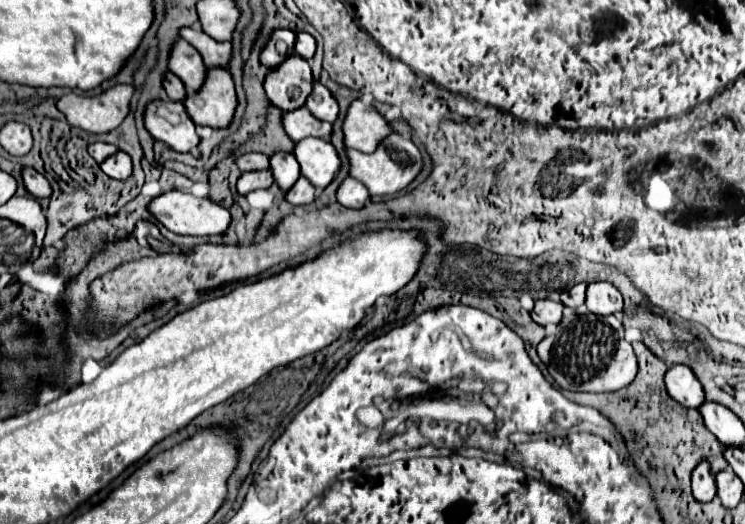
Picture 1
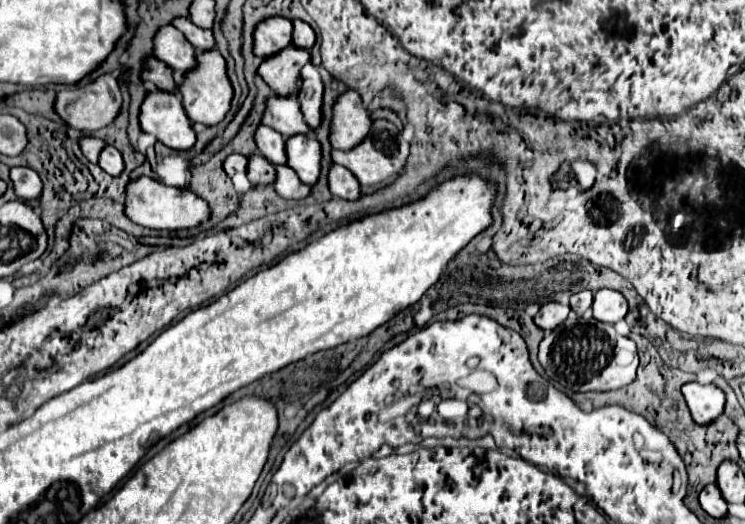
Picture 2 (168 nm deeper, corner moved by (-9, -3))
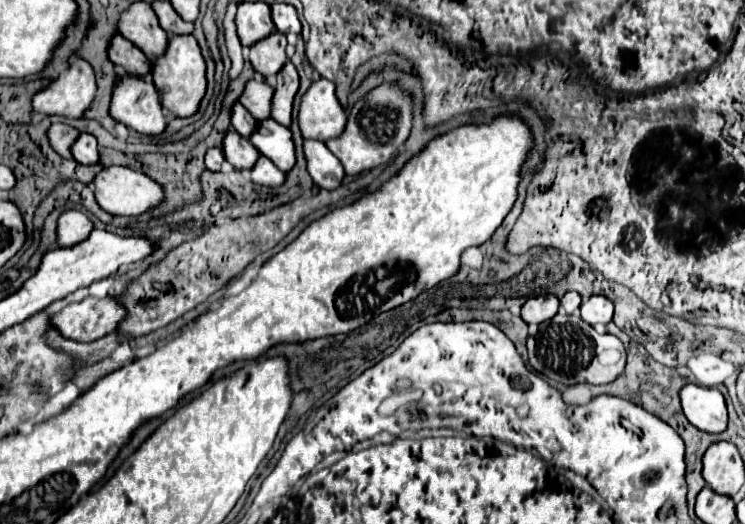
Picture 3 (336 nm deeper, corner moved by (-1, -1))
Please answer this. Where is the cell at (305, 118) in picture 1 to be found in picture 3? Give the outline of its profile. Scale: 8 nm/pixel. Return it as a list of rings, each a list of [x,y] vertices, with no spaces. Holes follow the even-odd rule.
[[[250,80],[244,88],[244,94],[240,96],[240,104],[256,118],[256,120],[266,120],[270,118],[272,112],[272,96],[274,88],[268,82],[262,80]]]

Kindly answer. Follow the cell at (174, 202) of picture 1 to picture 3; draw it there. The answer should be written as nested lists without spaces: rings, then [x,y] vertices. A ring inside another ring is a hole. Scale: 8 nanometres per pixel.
[[[126,166],[104,168],[94,178],[94,194],[100,208],[112,216],[140,216],[144,212],[150,212],[164,200],[164,188],[156,180],[146,178],[146,174],[126,168]]]

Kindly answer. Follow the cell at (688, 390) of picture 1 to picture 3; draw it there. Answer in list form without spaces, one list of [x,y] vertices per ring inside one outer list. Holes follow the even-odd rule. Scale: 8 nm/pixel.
[[[686,384],[680,390],[684,416],[692,426],[704,432],[722,432],[728,424],[726,402],[720,390]]]

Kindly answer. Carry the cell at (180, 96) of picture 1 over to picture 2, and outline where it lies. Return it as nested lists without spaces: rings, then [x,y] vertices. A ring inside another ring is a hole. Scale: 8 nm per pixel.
[[[154,56],[144,60],[140,78],[142,78],[142,82],[152,82],[158,90],[166,90],[166,92],[174,92],[176,90],[176,82],[172,78],[170,66],[162,64],[162,60],[158,60]]]

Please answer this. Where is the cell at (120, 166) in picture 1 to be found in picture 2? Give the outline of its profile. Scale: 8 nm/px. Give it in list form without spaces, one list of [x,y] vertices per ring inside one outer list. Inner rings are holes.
[[[106,146],[102,148],[100,156],[98,156],[98,166],[110,174],[110,176],[118,176],[124,170],[124,162],[122,162],[122,154],[114,148],[114,146]]]

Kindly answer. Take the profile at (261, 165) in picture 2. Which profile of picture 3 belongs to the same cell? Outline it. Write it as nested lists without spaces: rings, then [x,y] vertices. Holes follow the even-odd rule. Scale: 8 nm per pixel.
[[[228,132],[224,138],[224,156],[236,170],[252,170],[260,152],[236,132]]]

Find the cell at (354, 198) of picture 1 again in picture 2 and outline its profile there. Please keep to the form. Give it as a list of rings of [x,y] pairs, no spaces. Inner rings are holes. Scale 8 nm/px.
[[[332,164],[328,170],[328,188],[332,196],[344,198],[344,200],[356,200],[360,198],[360,182],[354,174],[348,172],[348,168],[342,168],[340,164]]]

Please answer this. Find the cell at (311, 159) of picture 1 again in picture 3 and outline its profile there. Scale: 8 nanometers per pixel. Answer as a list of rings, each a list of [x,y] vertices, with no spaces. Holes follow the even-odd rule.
[[[268,118],[258,124],[258,130],[250,136],[250,142],[260,150],[260,154],[268,156],[282,172],[290,172],[296,164],[294,156],[294,140],[290,128]]]

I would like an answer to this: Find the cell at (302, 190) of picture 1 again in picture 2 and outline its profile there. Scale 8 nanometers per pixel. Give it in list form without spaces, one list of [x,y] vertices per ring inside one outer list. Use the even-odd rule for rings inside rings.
[[[274,166],[276,168],[276,192],[286,200],[302,200],[310,194],[310,186],[302,184],[290,166]]]

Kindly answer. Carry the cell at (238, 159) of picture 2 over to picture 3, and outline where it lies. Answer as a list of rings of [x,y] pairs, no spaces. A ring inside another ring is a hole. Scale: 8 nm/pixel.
[[[212,148],[212,150],[206,152],[206,168],[208,168],[208,170],[218,172],[220,166],[222,166],[222,162],[224,162],[224,154],[222,154],[222,150]]]

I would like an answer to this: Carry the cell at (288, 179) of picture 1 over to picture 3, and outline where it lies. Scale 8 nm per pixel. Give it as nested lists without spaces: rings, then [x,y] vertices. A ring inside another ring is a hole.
[[[236,102],[232,108],[232,126],[240,136],[250,138],[252,132],[258,128],[258,120],[254,120],[252,114],[248,114],[248,110],[244,110],[244,106]]]

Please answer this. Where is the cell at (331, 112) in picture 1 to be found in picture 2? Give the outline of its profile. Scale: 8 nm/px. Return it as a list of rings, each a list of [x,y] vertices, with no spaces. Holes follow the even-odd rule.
[[[308,62],[302,72],[300,72],[300,78],[302,78],[302,88],[298,92],[298,102],[300,102],[300,108],[302,108],[302,116],[308,124],[308,128],[318,128],[320,124],[320,106],[322,106],[322,92],[324,92],[324,86],[322,86],[322,80],[320,80],[320,74],[316,70],[316,66],[312,62]]]

